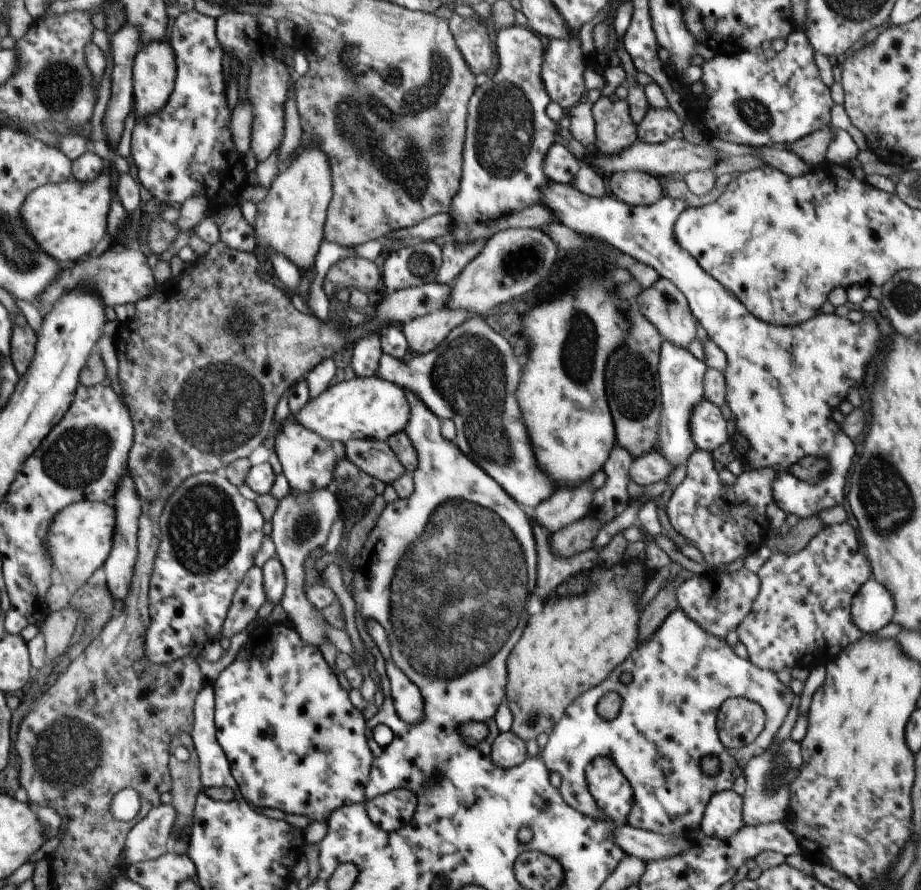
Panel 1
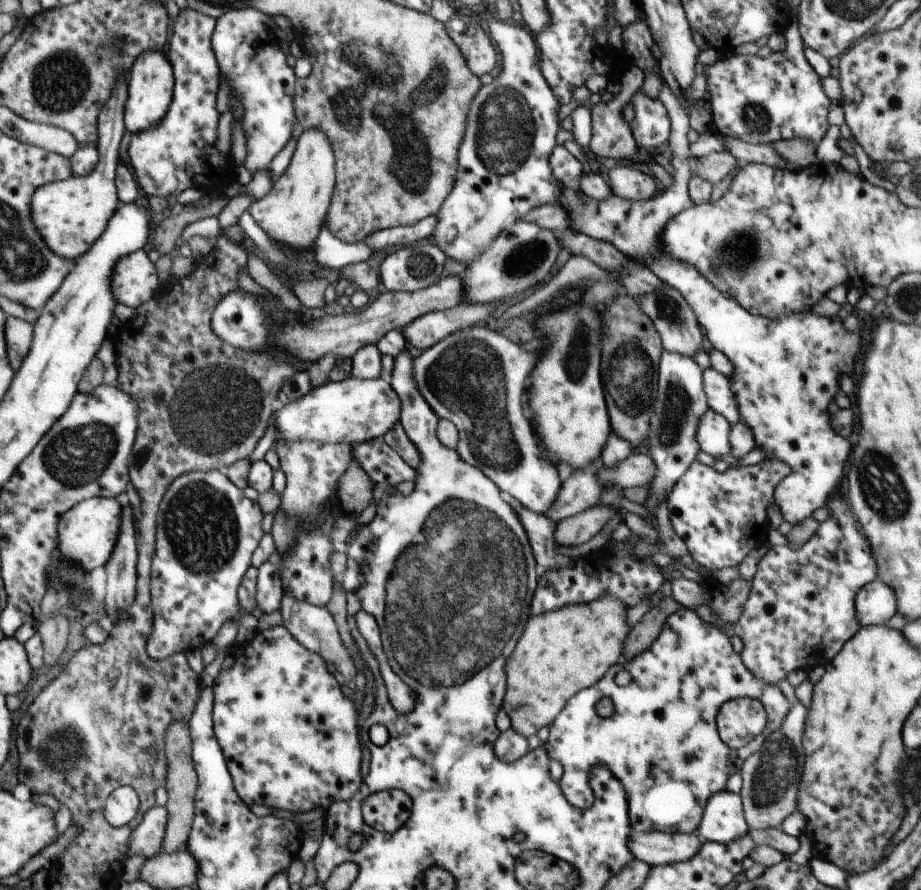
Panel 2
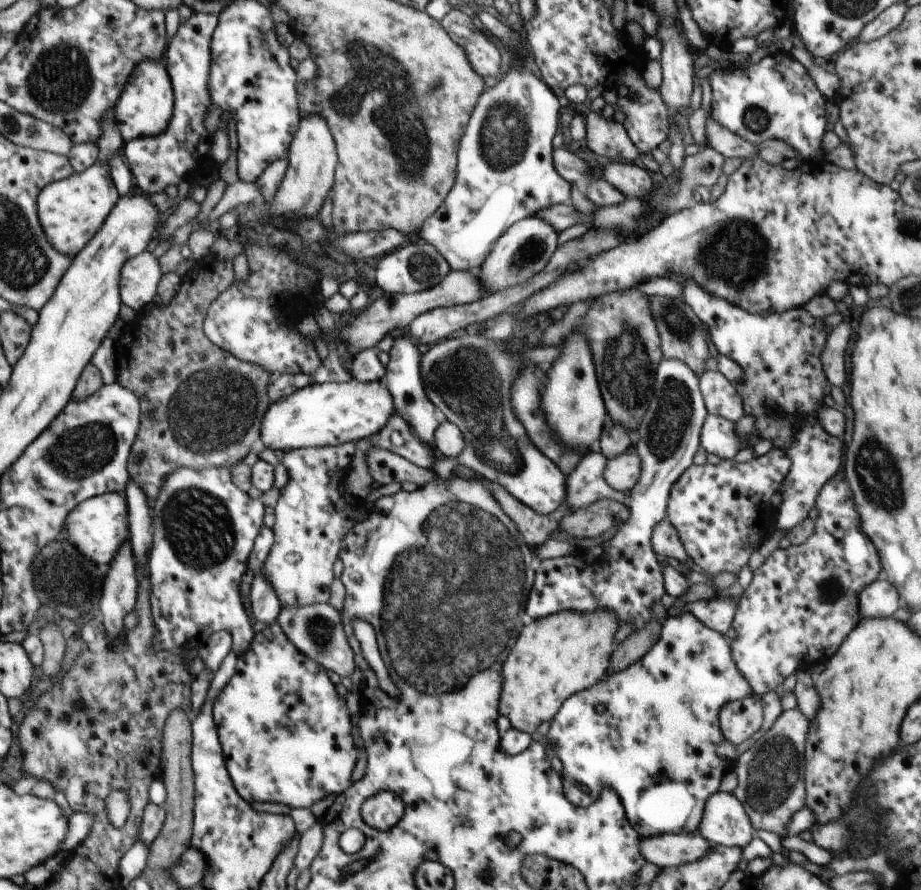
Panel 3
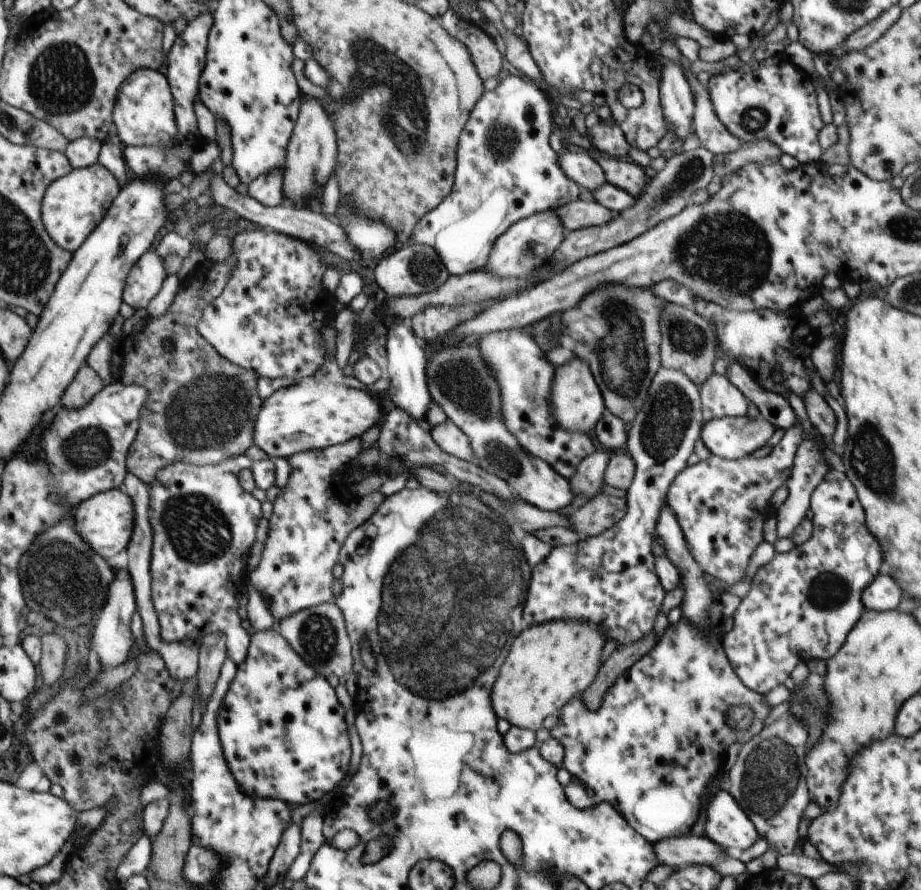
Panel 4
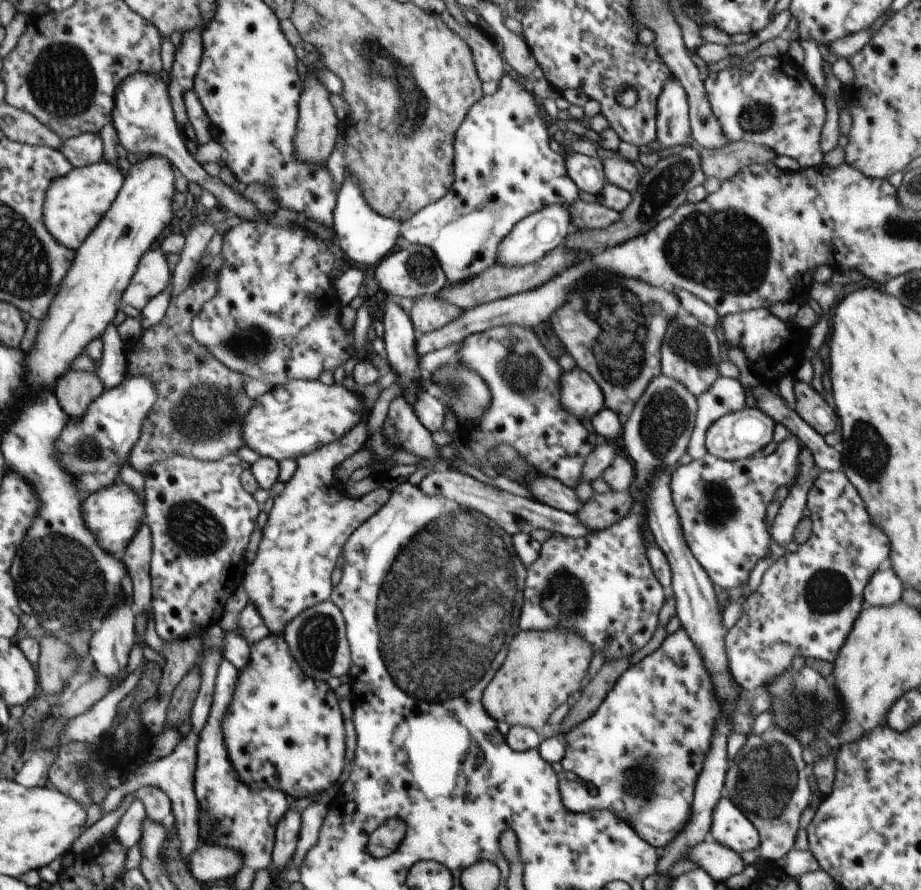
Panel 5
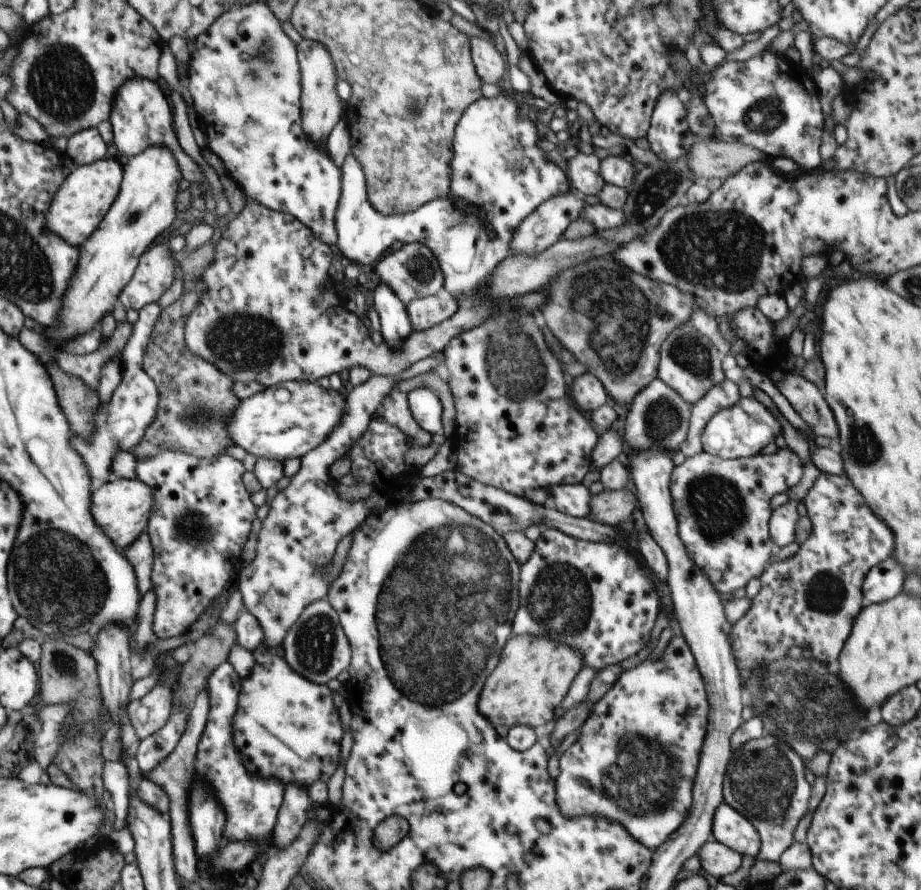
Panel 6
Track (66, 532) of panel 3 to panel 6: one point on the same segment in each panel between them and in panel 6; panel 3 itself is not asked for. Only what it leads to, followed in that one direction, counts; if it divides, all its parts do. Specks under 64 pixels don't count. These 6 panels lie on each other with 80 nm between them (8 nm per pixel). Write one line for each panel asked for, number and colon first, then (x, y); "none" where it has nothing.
4: (105, 522)
5: (116, 513)
6: (123, 507)

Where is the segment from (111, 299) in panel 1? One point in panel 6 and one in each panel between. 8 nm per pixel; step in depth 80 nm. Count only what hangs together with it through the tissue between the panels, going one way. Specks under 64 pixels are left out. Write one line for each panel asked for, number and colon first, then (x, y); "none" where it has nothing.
2: (134, 282)
3: (140, 277)
4: (145, 281)
5: (153, 275)
6: (154, 275)

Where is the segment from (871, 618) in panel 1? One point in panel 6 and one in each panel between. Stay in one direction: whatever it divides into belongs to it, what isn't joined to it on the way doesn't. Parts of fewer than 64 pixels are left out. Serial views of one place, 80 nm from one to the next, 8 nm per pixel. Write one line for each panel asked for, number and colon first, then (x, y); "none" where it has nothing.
2: (875, 603)
3: (879, 599)
4: (882, 594)
5: (885, 588)
6: (885, 580)

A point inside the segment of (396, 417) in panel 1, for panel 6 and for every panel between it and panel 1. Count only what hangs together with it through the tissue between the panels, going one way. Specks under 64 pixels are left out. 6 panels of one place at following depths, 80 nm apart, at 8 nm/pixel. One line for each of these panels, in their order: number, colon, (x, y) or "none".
2: (353, 411)
3: (321, 414)
4: (308, 415)
5: (316, 414)
6: (266, 428)

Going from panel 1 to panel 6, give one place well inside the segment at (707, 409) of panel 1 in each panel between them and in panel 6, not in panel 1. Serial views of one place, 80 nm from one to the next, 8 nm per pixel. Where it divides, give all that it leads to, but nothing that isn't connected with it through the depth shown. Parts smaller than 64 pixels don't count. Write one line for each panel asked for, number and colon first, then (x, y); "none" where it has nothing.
2: (713, 431)
3: (717, 437)
4: (731, 438)
5: (744, 433)
6: (743, 430)

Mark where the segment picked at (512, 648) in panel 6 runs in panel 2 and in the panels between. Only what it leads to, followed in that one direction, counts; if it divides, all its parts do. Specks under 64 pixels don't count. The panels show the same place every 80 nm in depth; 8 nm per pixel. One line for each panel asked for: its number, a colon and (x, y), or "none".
2: (561, 653)
3: (554, 658)
4: (549, 664)
5: (543, 670)

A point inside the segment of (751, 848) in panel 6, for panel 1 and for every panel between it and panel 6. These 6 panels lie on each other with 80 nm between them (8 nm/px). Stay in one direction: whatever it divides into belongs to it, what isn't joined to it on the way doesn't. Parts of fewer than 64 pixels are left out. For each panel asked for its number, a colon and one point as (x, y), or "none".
1: (723, 816)
2: (723, 821)
3: (724, 822)
4: (726, 824)
5: (731, 828)

